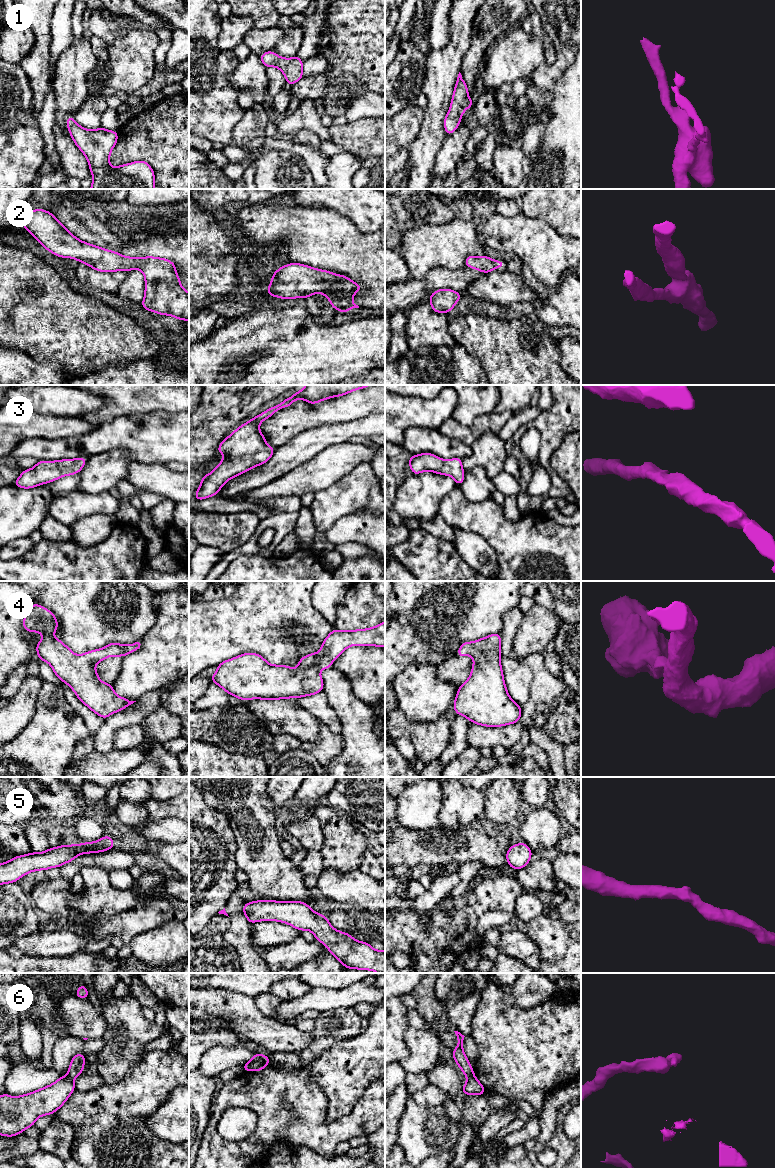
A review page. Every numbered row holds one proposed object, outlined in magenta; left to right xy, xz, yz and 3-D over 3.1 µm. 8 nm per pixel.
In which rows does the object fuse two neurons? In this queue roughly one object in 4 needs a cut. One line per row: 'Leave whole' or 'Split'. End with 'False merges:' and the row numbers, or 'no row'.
1: Leave whole
2: Leave whole
3: Leave whole
4: Leave whole
5: Leave whole
6: Split
False merges: 6

